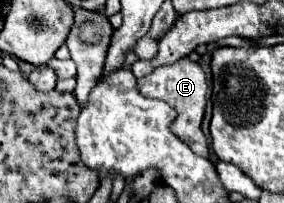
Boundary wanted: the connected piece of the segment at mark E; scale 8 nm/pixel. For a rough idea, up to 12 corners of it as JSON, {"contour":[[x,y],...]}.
{"contour":[[188,58],[138,80],[144,96],[178,110],[174,134],[212,158],[200,128],[204,70]]}

